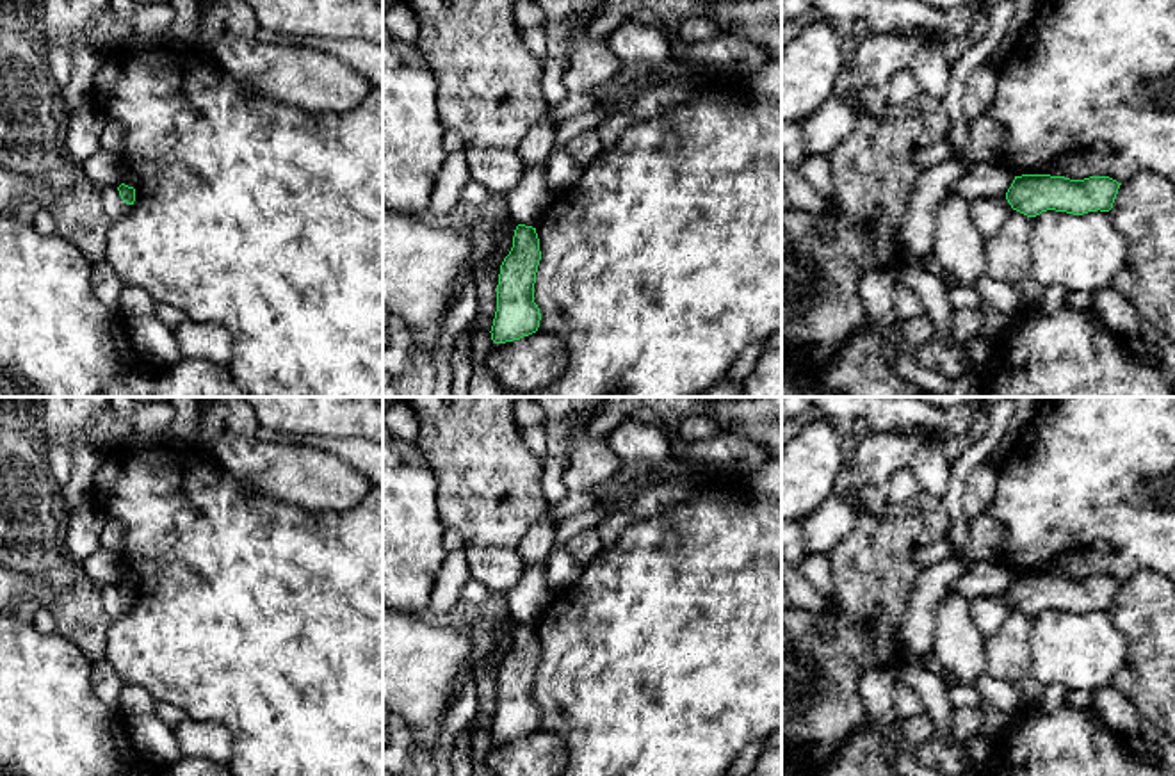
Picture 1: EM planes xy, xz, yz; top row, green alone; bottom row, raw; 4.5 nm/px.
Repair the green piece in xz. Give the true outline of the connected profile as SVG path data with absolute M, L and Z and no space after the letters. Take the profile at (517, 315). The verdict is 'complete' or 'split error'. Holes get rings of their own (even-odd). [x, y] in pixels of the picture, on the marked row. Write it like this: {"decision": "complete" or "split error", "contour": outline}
{"decision": "complete", "contour": "M518 224L498 274L497 311L490 331L495 344L520 340L538 331L541 313L534 303L534 283L539 260L536 228Z"}

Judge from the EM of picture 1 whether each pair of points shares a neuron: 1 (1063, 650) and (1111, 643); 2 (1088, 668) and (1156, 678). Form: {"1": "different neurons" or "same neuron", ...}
{"1": "same neuron", "2": "different neurons"}

